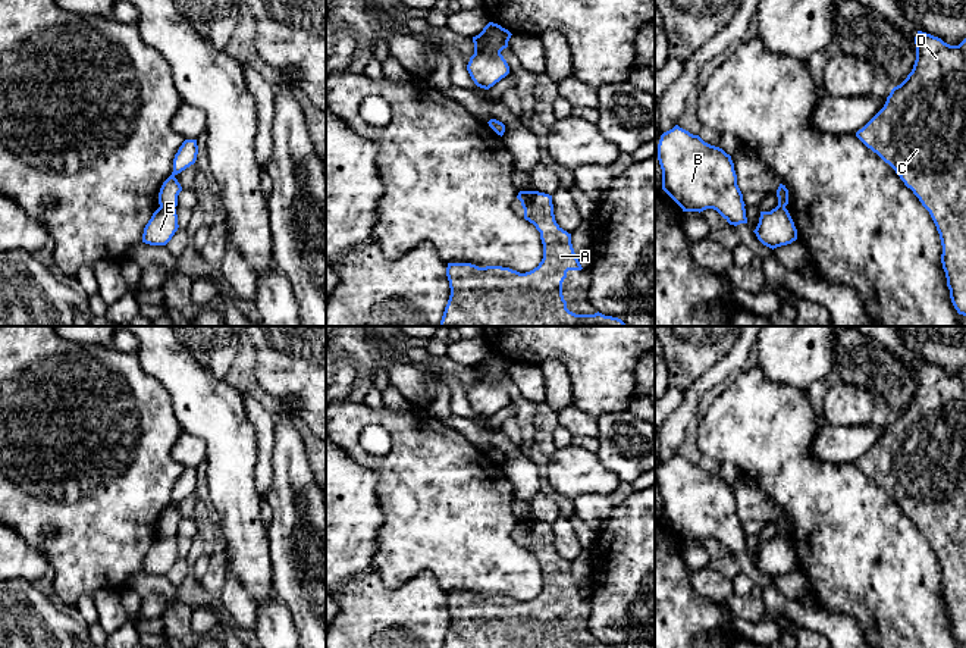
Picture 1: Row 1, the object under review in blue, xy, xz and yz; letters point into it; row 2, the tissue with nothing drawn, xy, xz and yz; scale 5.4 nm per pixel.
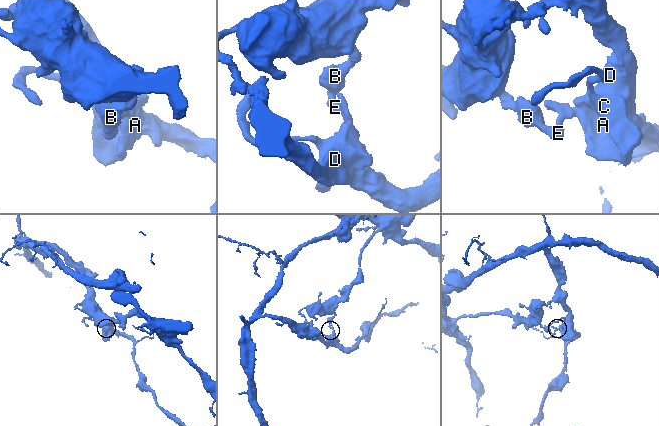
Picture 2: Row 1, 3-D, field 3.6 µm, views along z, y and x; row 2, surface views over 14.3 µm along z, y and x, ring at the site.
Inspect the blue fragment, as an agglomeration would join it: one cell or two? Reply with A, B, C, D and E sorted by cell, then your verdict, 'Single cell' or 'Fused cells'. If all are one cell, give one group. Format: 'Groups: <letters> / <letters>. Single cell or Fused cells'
Groups: A C D / B E. Fused cells

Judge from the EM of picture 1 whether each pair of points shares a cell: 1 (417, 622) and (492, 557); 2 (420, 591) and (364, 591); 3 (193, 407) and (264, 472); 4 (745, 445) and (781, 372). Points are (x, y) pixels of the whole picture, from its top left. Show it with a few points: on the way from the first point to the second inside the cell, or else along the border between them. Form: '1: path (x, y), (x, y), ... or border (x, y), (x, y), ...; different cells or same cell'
1: border (417, 573), (429, 572), (447, 592); different cells
2: path (407, 597), (378, 597); same cell
3: border (256, 429), (257, 463), (254, 487), (263, 497); different cells
4: border (758, 365), (768, 379), (806, 391); different cells

